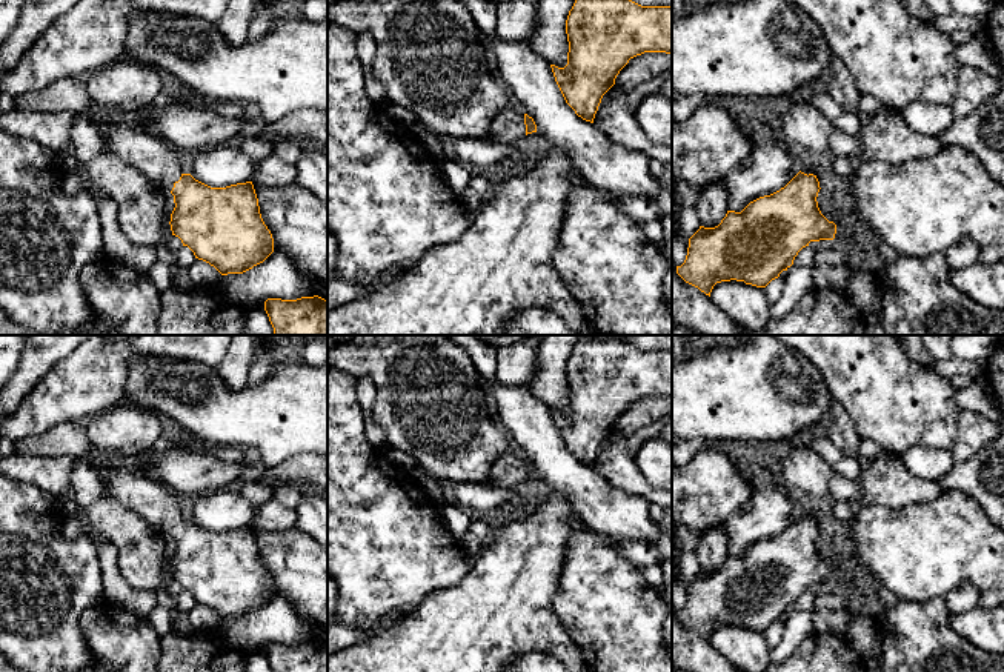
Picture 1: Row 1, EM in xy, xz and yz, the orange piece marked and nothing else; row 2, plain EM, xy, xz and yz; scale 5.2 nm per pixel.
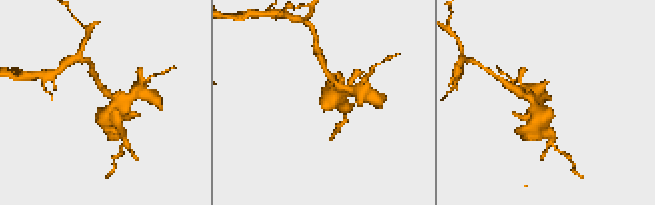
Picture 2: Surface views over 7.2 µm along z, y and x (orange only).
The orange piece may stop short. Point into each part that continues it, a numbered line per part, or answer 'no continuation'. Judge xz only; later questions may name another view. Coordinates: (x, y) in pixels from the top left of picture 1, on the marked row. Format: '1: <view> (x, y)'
1: xz (508, 126)

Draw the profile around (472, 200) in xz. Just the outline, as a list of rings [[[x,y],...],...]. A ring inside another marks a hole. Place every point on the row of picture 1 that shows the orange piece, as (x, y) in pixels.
[[[470,188],[463,191],[460,194],[460,198],[470,215],[475,214],[484,205],[484,200],[481,198],[481,195]]]

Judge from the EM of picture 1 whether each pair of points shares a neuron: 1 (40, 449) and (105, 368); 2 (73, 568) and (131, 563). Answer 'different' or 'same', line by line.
1: different
2: different

